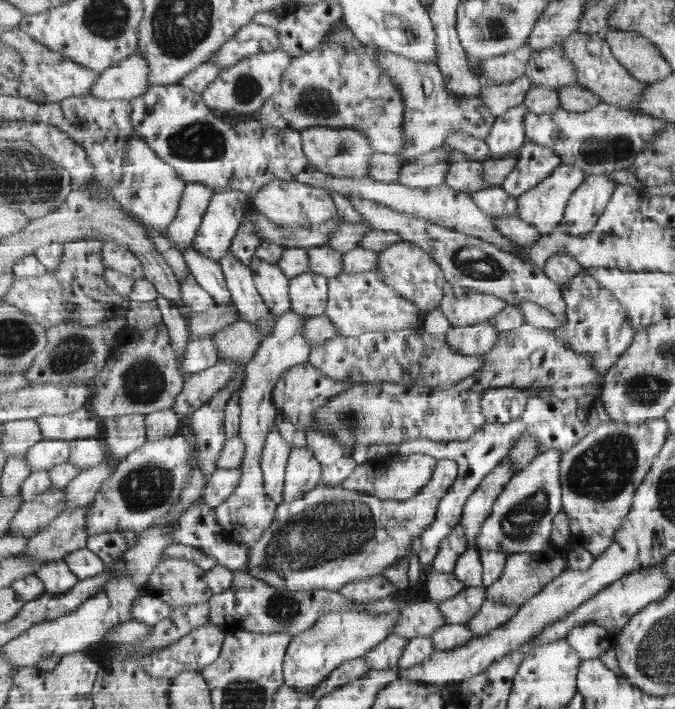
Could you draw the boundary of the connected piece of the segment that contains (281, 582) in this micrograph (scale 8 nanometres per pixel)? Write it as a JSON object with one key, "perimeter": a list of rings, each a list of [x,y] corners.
{"perimeter":[[[439,458],[434,478],[417,496],[409,500],[382,500],[377,496],[346,489],[344,486],[319,484],[306,494],[306,498],[278,505],[274,523],[258,541],[249,544],[246,570],[254,578],[260,578],[272,586],[296,592],[338,591],[346,584],[381,575],[387,567],[396,565],[401,559],[407,559],[411,554],[411,544],[414,550],[418,550],[421,533],[424,533],[426,526],[435,522],[439,503],[458,479],[459,469],[458,461]]]}

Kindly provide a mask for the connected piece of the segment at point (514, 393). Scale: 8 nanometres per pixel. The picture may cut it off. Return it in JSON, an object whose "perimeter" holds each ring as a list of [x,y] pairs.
{"perimeter":[[[517,387],[490,388],[481,399],[482,414],[487,423],[503,423],[517,420],[526,411],[529,398]]]}

